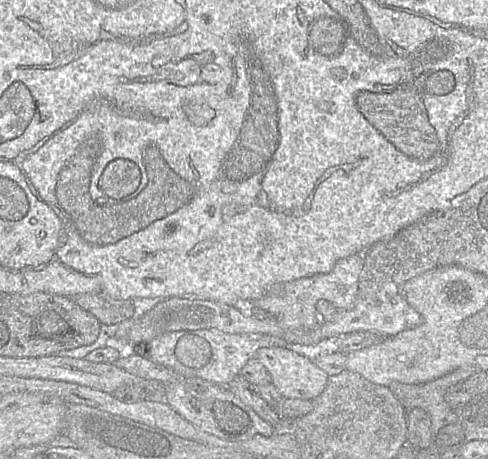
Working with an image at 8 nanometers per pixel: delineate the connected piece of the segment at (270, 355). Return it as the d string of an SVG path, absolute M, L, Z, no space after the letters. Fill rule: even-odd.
M263 347L255 356L267 369L271 383L284 398L314 400L325 389L329 375L304 355L284 347Z

